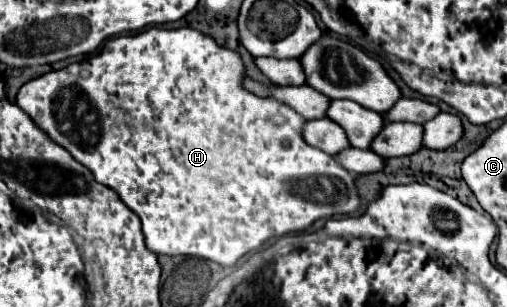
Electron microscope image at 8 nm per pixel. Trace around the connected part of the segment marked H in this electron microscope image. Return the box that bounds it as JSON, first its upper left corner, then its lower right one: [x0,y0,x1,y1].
[17,27,359,267]

